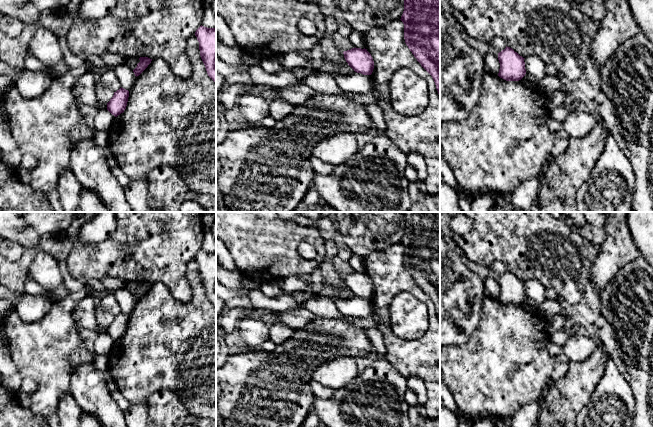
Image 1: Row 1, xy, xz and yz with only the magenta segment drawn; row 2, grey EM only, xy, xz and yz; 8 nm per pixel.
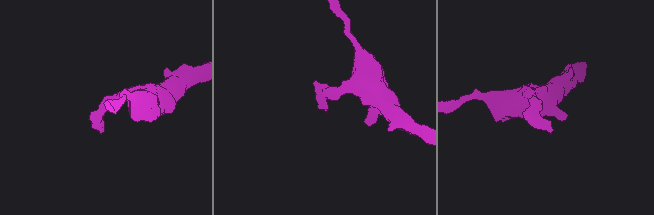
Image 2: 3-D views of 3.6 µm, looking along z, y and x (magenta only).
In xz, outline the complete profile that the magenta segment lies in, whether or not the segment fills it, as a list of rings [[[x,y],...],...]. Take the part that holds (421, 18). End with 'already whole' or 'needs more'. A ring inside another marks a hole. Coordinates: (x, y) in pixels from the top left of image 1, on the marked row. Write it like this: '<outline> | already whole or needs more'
[[[404,0],[405,43],[432,76],[440,96],[440,0]]] | already whole

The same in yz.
[[[507,47],[498,53],[500,69],[498,76],[506,81],[519,81],[525,74],[525,62],[522,56]]] | already whole

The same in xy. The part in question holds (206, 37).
[[[200,26],[195,36],[208,76],[216,83],[216,28]]] | already whole

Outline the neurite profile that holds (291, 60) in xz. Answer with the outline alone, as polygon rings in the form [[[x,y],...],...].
[[[290,51],[278,55],[276,59],[285,70],[290,71],[312,65],[311,51]]]

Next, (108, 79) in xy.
[[[108,68],[101,71],[100,86],[107,87],[114,92],[121,88],[120,81],[114,71]]]

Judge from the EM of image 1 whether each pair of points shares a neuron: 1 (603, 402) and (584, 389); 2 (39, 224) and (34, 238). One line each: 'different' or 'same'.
1: different
2: different

